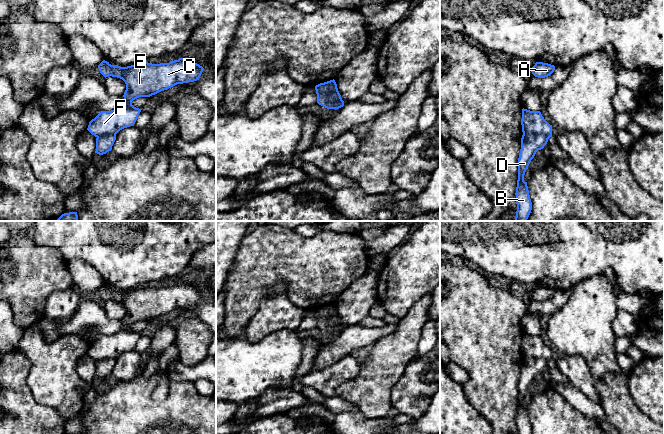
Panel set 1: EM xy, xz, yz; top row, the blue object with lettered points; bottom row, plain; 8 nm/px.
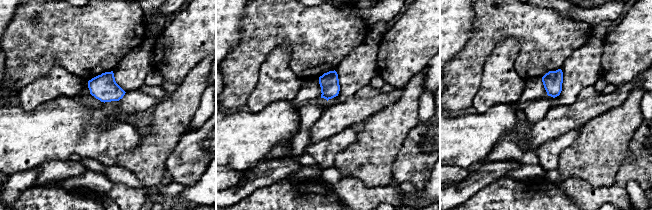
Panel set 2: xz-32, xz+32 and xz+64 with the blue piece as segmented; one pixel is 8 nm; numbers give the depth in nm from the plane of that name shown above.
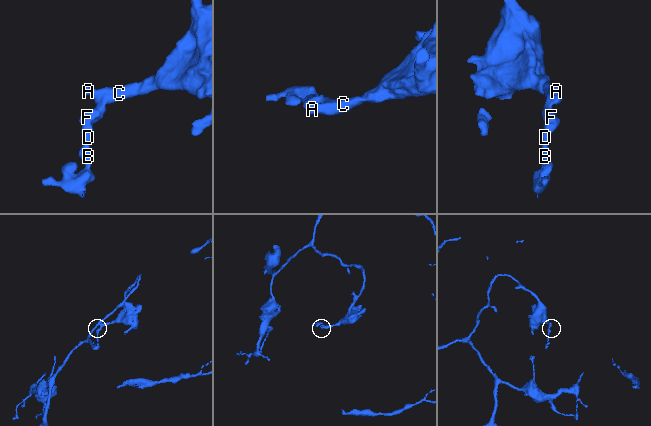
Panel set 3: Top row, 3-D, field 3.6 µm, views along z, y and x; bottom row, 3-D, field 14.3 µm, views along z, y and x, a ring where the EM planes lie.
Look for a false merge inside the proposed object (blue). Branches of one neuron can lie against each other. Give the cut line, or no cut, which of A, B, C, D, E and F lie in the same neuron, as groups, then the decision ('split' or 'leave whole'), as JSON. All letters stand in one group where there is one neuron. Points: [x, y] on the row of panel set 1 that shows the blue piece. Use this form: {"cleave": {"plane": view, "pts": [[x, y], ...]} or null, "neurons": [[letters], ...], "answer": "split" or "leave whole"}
{"cleave": {"plane": "xz", "pts": [[328, 81], [329, 97], [335, 100]]}, "neurons": [["A", "C", "E", "F"], ["B", "D"]], "answer": "split"}

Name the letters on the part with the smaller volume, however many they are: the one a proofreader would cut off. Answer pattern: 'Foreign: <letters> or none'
Foreign: B, D

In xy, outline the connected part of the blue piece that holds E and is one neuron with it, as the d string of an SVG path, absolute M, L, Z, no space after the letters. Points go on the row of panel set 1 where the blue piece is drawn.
M179 58L169 63L136 63L127 67L111 65L103 60L100 73L122 79L126 84L124 103L111 111L101 111L89 122L87 130L95 137L116 135L120 130L134 126L142 109L132 105L139 97L150 97L177 84L199 80L204 68L192 59Z

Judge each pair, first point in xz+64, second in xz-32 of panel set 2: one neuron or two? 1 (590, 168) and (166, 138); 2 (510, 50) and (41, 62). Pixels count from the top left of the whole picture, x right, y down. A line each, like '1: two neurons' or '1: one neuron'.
1: one neuron
2: two neurons

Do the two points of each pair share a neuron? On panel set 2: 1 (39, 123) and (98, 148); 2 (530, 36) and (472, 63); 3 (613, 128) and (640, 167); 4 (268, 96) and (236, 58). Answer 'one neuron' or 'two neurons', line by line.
1: one neuron
2: one neuron
3: two neurons
4: two neurons

